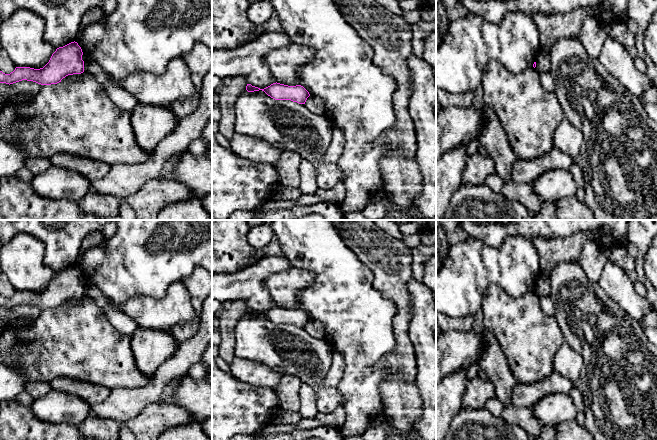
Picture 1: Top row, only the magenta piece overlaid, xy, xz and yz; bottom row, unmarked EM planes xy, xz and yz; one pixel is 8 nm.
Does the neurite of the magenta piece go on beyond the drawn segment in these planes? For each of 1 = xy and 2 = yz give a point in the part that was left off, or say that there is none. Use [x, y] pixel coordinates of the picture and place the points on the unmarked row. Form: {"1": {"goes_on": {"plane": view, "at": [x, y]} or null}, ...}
{"1": {"goes_on": null}, "2": {"goes_on": null}}

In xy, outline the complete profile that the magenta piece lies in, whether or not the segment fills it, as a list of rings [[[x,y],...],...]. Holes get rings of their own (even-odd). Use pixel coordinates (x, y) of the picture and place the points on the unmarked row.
[[[75,265],[71,266],[57,272],[43,292],[16,291],[10,298],[0,295],[0,307],[10,309],[27,304],[41,309],[57,308],[68,299],[84,296],[82,279],[83,276],[78,267]]]

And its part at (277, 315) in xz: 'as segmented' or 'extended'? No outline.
as segmented

